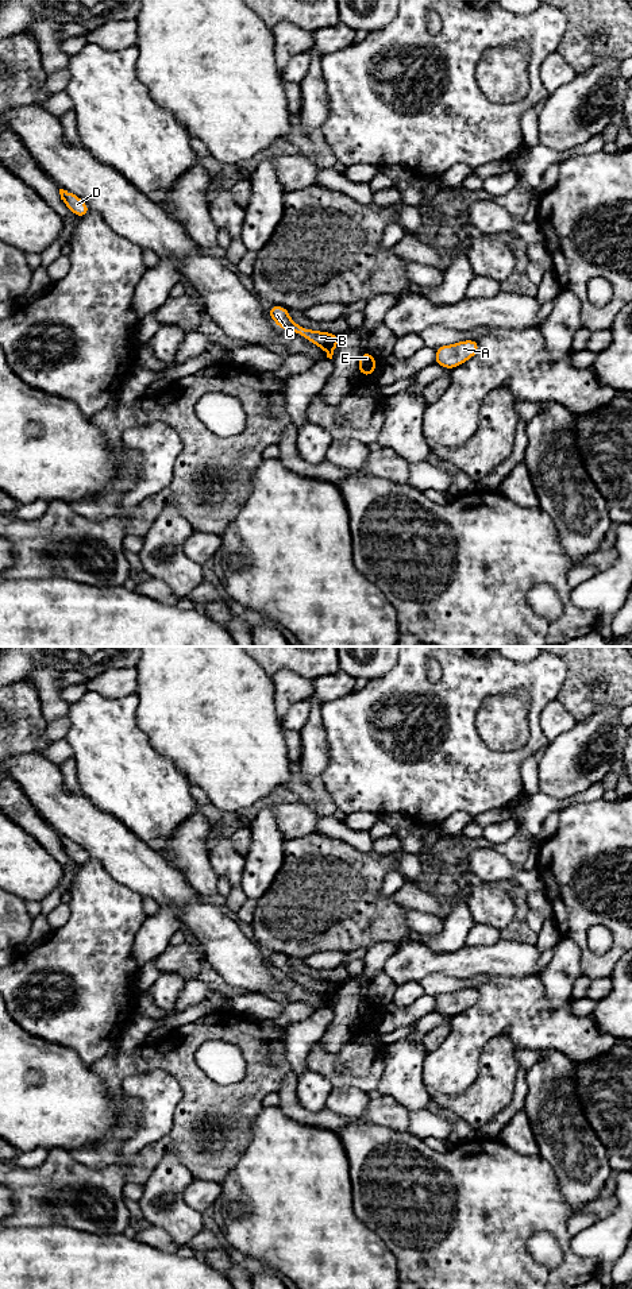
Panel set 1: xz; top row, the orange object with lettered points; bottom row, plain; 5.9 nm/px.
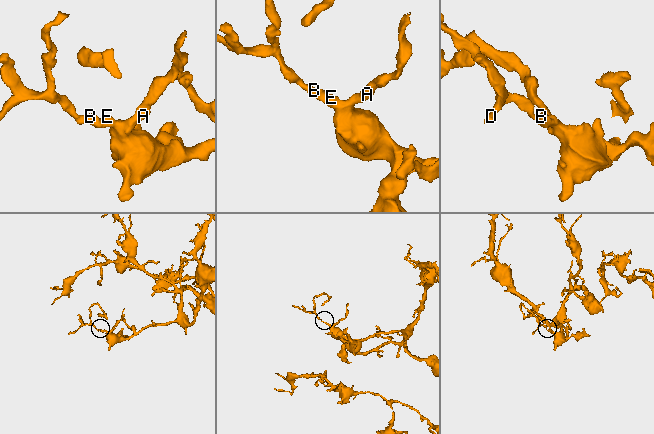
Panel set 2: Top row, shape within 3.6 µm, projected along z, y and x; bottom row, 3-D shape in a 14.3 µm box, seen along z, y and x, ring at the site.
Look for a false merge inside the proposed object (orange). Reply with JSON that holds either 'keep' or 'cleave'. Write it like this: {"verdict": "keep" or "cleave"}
{"verdict": "keep"}

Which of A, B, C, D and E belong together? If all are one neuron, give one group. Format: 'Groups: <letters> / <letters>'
Groups: A B C D E

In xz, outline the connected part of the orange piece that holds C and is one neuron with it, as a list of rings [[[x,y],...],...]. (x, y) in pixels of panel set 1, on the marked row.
[[[271,304],[267,316],[271,317],[282,331],[292,331],[300,336],[304,336],[307,340],[324,350],[327,352],[327,358],[332,359],[335,348],[340,340],[339,335],[300,327],[296,321],[289,319],[288,308],[275,304]]]

